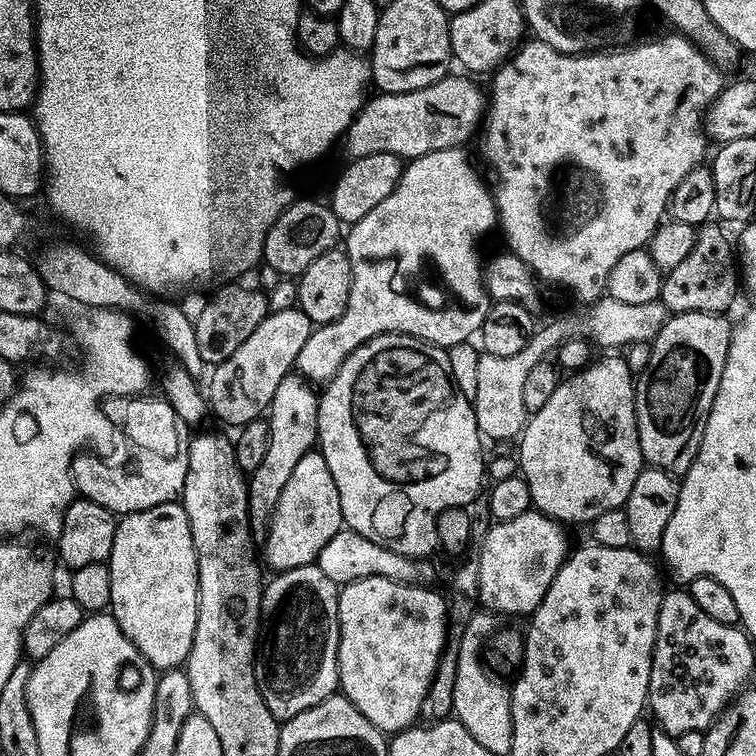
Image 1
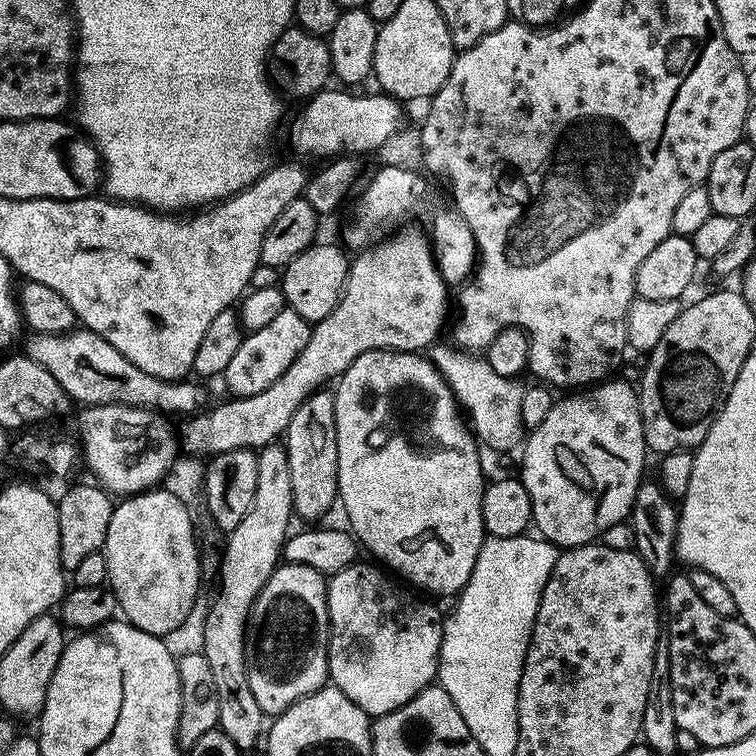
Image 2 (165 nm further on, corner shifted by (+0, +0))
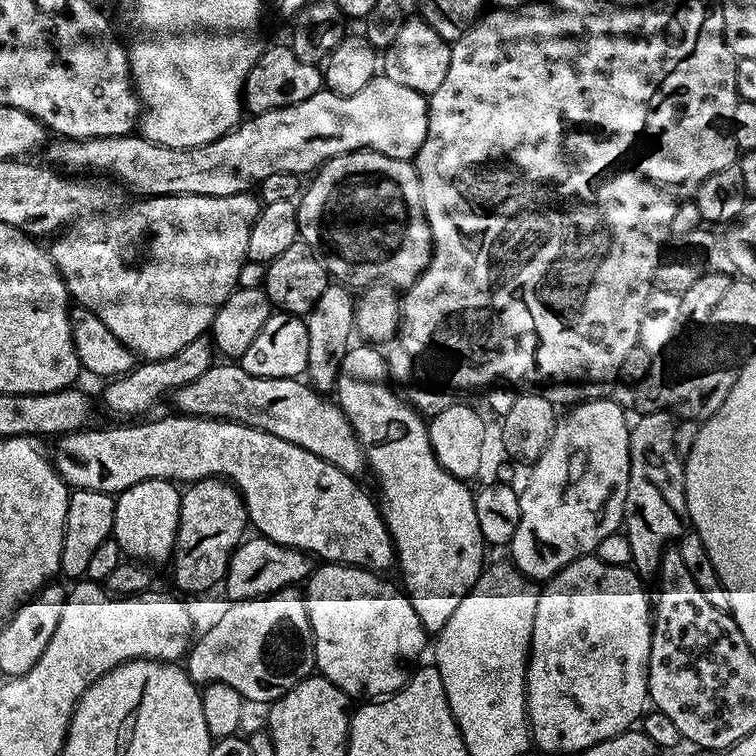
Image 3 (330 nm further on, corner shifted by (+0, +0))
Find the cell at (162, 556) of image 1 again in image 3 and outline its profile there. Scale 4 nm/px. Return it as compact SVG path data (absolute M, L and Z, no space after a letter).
M147 480L130 486L116 496L112 536L125 557L149 565L160 564L163 560L165 563L171 557L176 546L181 495L181 489L173 481Z

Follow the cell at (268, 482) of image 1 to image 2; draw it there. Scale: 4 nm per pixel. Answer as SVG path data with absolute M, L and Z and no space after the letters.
M277 442L267 444L265 448L259 449L258 452L258 490L254 490L254 502L250 506L250 510L246 514L246 518L242 518L242 522L238 522L238 526L234 526L234 530L227 533L224 544L224 561L220 564L220 593L212 600L212 605L208 608L208 617L204 620L204 645L202 651L206 662L210 662L210 671L214 674L214 686L218 689L218 718L220 719L218 728L226 734L226 738L230 738L230 742L234 742L234 746L239 748L241 753L248 754L248 751L255 746L256 743L261 743L262 737L266 732L266 714L258 706L258 698L254 698L254 690L250 690L250 678L248 677L248 659L244 653L244 642L248 639L248 621L252 615L252 608L256 604L258 594L262 594L262 586L266 586L266 582L270 582L270 574L274 574L274 570L280 567L284 554L284 544L287 542L290 535L290 527L288 523L294 520L292 510L292 487L290 486L290 462L288 461L288 449L283 443Z

